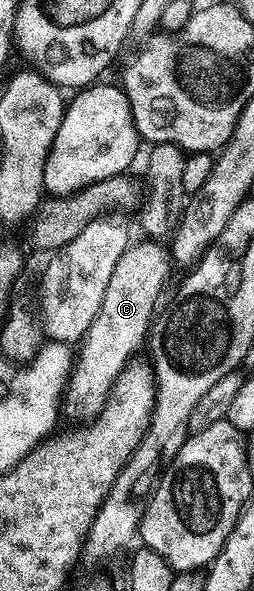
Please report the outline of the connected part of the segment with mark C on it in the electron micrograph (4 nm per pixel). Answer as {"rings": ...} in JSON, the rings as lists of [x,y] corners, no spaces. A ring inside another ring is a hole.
{"rings":[[[133,242],[124,250],[122,257],[118,257],[118,265],[114,265],[114,273],[110,273],[106,294],[102,297],[102,309],[98,309],[98,317],[90,321],[90,329],[78,344],[78,354],[62,396],[63,418],[65,416],[70,422],[78,423],[74,425],[87,425],[99,415],[114,381],[131,364],[128,362],[132,354],[145,346],[157,314],[156,302],[168,279],[170,255],[165,248],[163,251],[158,247],[157,242],[143,242]]]}

